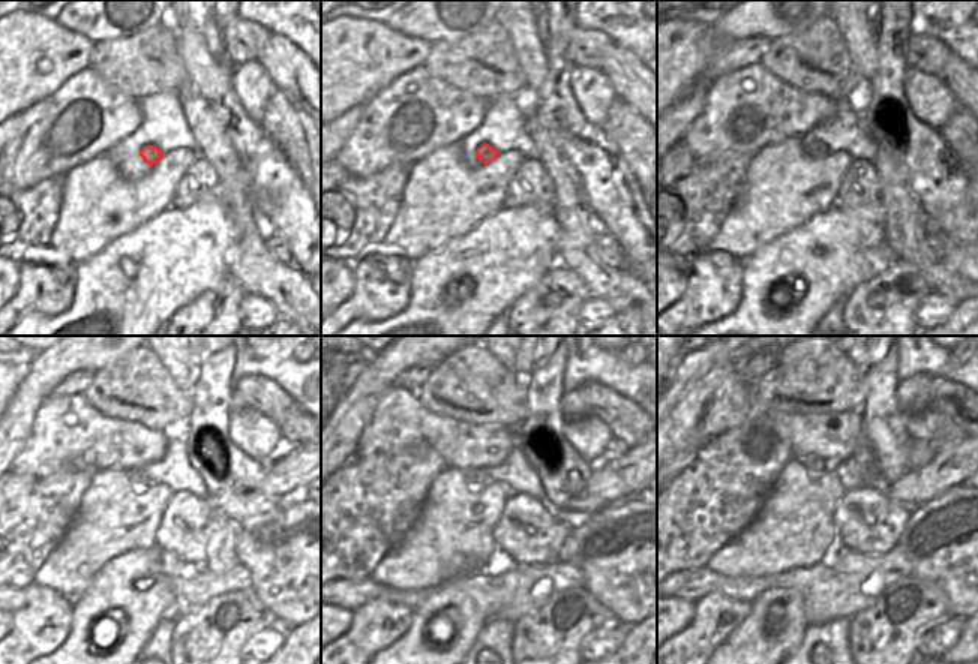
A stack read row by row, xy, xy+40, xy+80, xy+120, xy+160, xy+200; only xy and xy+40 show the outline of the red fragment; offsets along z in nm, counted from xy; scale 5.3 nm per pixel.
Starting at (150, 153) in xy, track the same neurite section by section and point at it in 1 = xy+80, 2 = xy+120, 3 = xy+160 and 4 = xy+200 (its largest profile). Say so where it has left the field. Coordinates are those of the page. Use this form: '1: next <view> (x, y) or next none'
1: next xy+80 (818, 152)
2: next xy+120 (138, 480)
3: next xy+160 (474, 477)
4: next xy+200 (812, 463)

